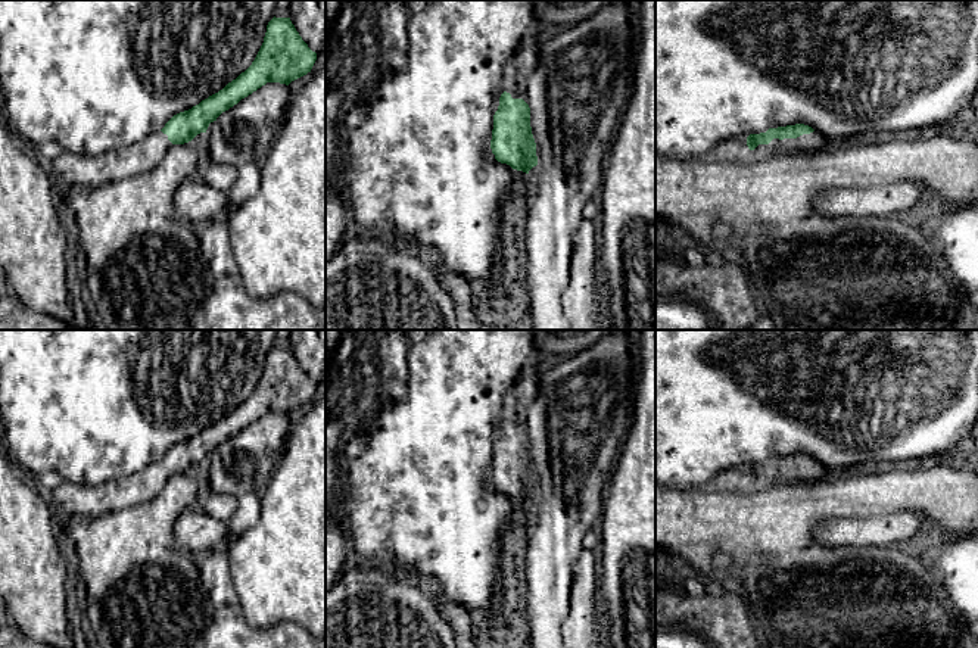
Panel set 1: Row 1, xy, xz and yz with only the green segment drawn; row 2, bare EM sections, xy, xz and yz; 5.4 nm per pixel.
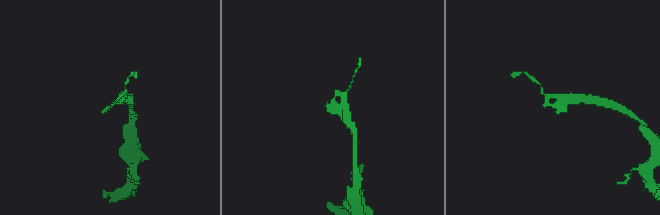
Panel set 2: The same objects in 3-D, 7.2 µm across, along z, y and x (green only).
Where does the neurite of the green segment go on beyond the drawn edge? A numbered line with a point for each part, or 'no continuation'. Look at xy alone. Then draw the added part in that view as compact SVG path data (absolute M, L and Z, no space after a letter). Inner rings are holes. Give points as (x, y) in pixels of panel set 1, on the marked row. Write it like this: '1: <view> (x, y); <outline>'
1: xy (77, 170); M156 131L138 143L112 150L100 158L63 152L52 161L57 178L75 187L93 187L102 183L122 181L159 165L174 144L162 131Z

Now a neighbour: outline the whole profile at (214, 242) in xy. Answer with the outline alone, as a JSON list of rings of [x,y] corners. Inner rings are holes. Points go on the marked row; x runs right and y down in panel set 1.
[[[228,219],[225,222],[212,221],[211,225],[203,228],[197,236],[202,256],[215,278],[239,272],[228,242]]]

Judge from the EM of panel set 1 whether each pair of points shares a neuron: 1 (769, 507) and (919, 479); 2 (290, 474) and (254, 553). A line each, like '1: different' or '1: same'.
1: same
2: same

